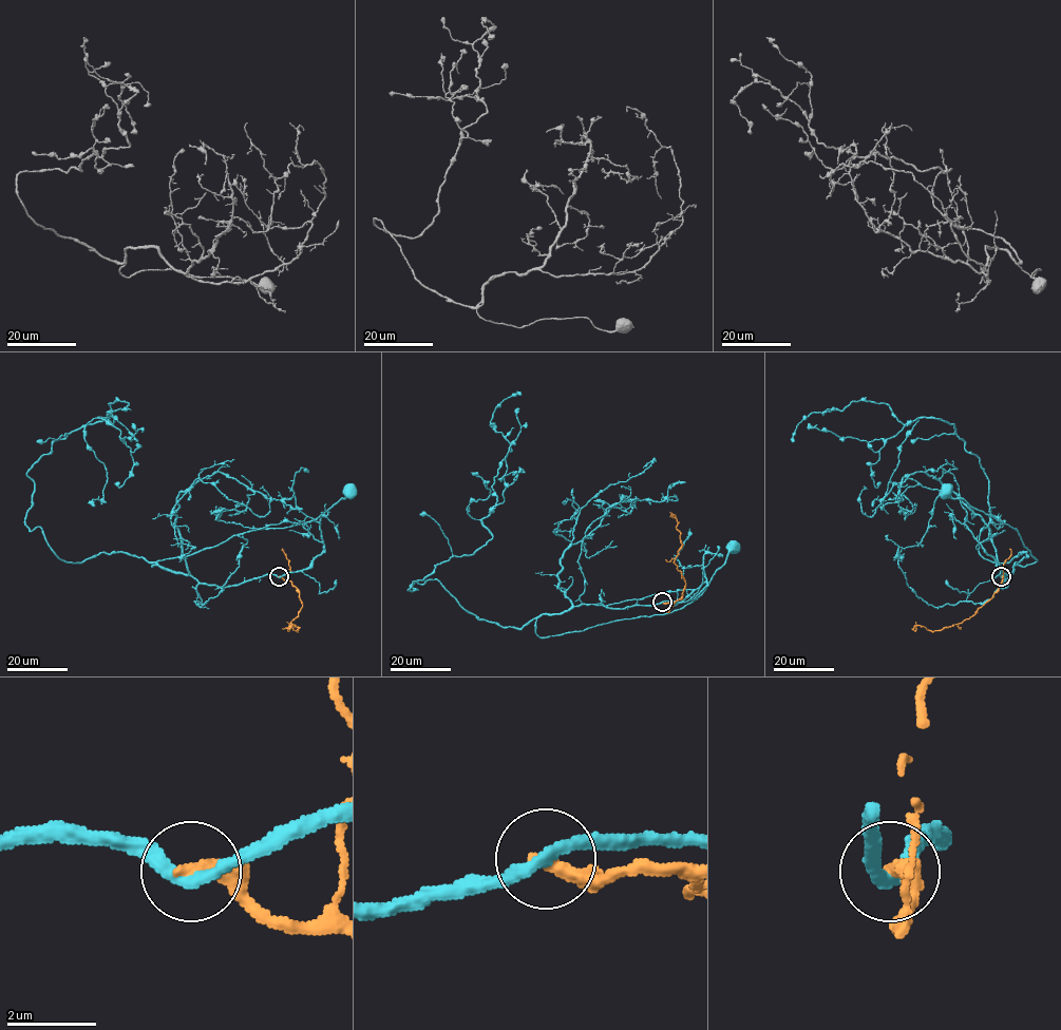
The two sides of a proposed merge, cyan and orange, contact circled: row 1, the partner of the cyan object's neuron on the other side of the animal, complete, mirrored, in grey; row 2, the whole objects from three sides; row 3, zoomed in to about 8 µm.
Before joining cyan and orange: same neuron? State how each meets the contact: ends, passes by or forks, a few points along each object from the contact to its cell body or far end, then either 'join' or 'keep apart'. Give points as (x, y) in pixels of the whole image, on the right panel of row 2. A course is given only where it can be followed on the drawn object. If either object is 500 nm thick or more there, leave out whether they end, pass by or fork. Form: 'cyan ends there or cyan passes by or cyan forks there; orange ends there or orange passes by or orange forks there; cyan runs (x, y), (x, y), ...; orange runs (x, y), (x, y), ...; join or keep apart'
cyan passes by; orange ends there; cyan runs (1002, 576), (1005, 587), (1003, 580), (1015, 565), (1037, 559), (1016, 529), (945, 491); orange runs (1002, 576), (993, 595), (962, 623), (932, 631), (919, 626), (915, 631); keep apart

